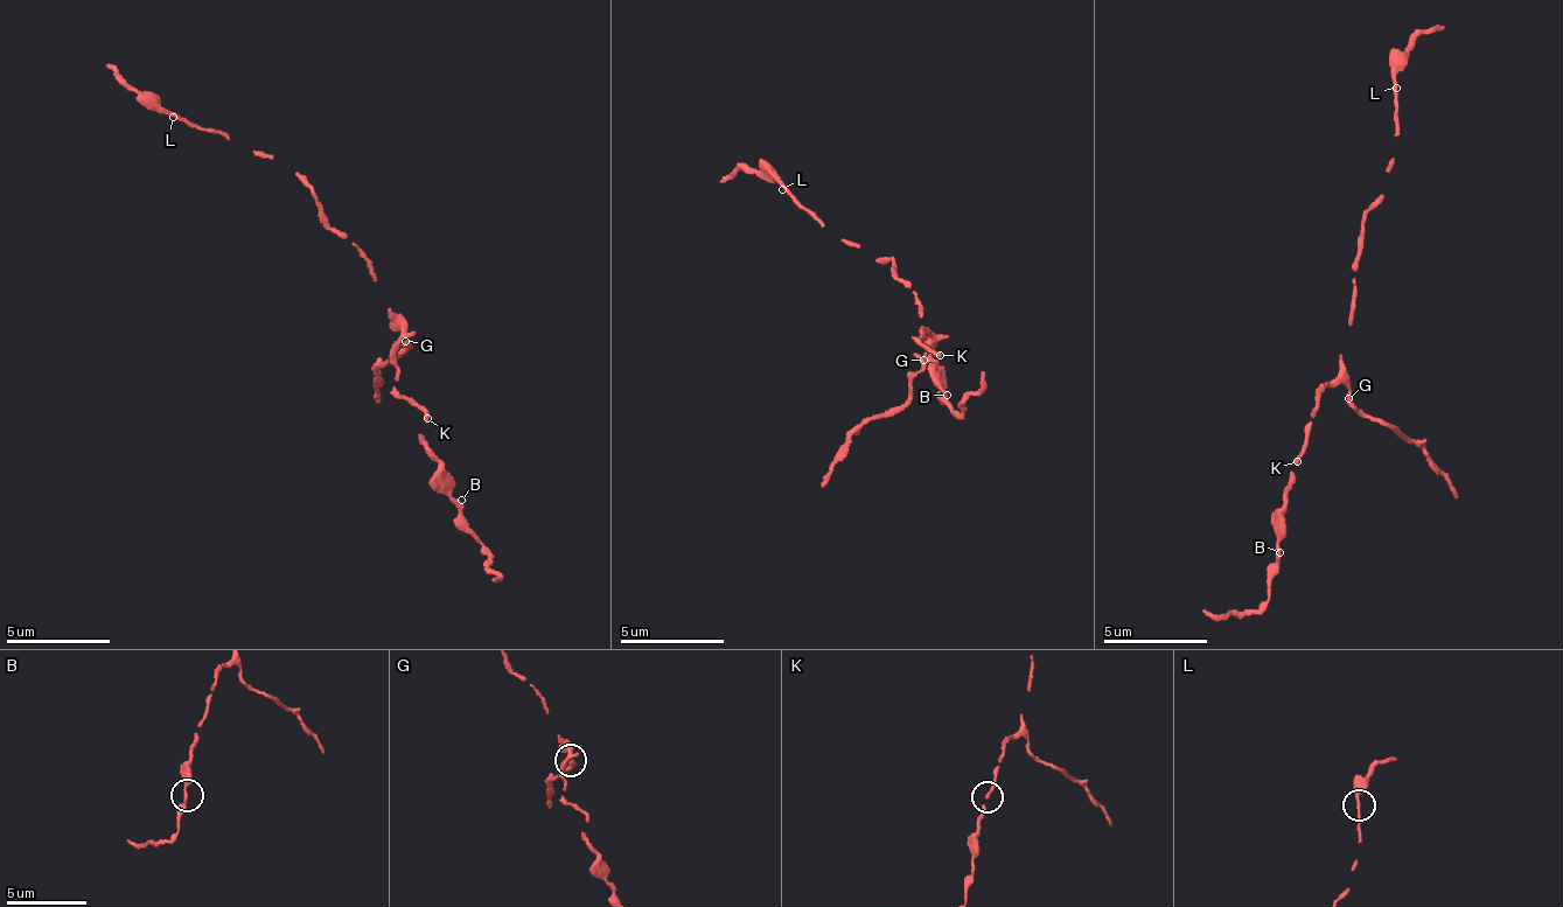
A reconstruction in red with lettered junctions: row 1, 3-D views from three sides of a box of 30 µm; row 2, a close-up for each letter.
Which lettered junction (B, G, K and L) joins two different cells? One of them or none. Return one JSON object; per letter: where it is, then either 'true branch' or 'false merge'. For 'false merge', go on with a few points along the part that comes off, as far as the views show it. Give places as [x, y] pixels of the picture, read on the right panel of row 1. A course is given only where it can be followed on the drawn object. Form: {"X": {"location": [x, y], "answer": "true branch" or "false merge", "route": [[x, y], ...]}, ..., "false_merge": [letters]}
{"B": {"location": [1279, 552], "answer": "true branch"}, "G": {"location": [1348, 398], "answer": "false merge", "route": [[1351, 397], [1381, 423], [1420, 445], [1459, 499]]}, "K": {"location": [1297, 461], "answer": "true branch"}, "L": {"location": [1396, 88], "answer": "true branch"}, "false_merge": ["G"]}

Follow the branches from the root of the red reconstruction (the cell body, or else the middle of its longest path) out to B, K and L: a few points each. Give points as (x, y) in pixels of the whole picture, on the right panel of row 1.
B: (1349, 325), (1339, 354), (1340, 377), (1321, 392), (1295, 455), (1295, 483), (1285, 496), (1277, 544), (1279, 552)
K: (1349, 325), (1339, 354), (1340, 377), (1321, 392), (1297, 464)
L: (1349, 325), (1353, 276), (1368, 211), (1384, 195), (1394, 158), (1396, 88)

